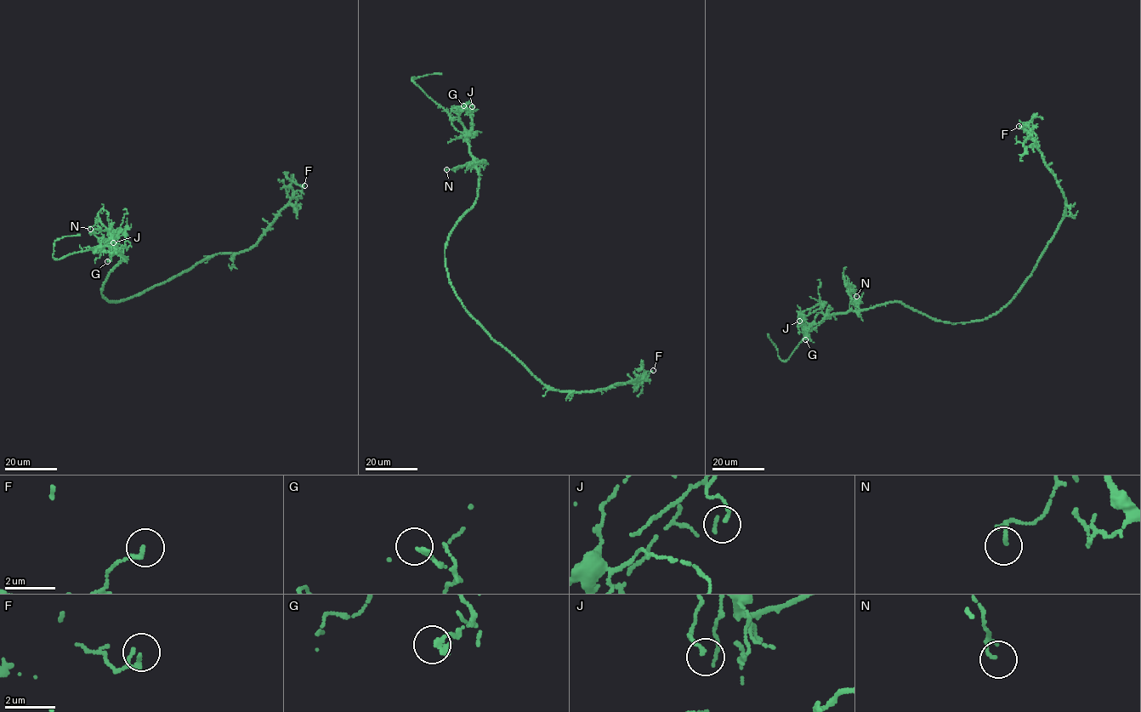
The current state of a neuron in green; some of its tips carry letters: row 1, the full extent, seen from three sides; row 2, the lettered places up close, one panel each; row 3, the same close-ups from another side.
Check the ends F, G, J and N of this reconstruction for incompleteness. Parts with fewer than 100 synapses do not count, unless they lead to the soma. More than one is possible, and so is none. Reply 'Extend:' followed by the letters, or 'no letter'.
Extend: no letter

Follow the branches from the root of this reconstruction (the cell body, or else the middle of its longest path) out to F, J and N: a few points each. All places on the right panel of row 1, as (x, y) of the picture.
F: (984, 318), (1000, 311), (1017, 293), (1066, 208), (1055, 175), (1030, 133), (1032, 123), (1018, 126)
J: (984, 318), (945, 323), (895, 301), (826, 316), (821, 307), (808, 315), (798, 311), (799, 321)
N: (984, 318), (945, 323), (895, 301), (860, 312), (859, 304), (851, 297), (850, 285), (856, 296)

